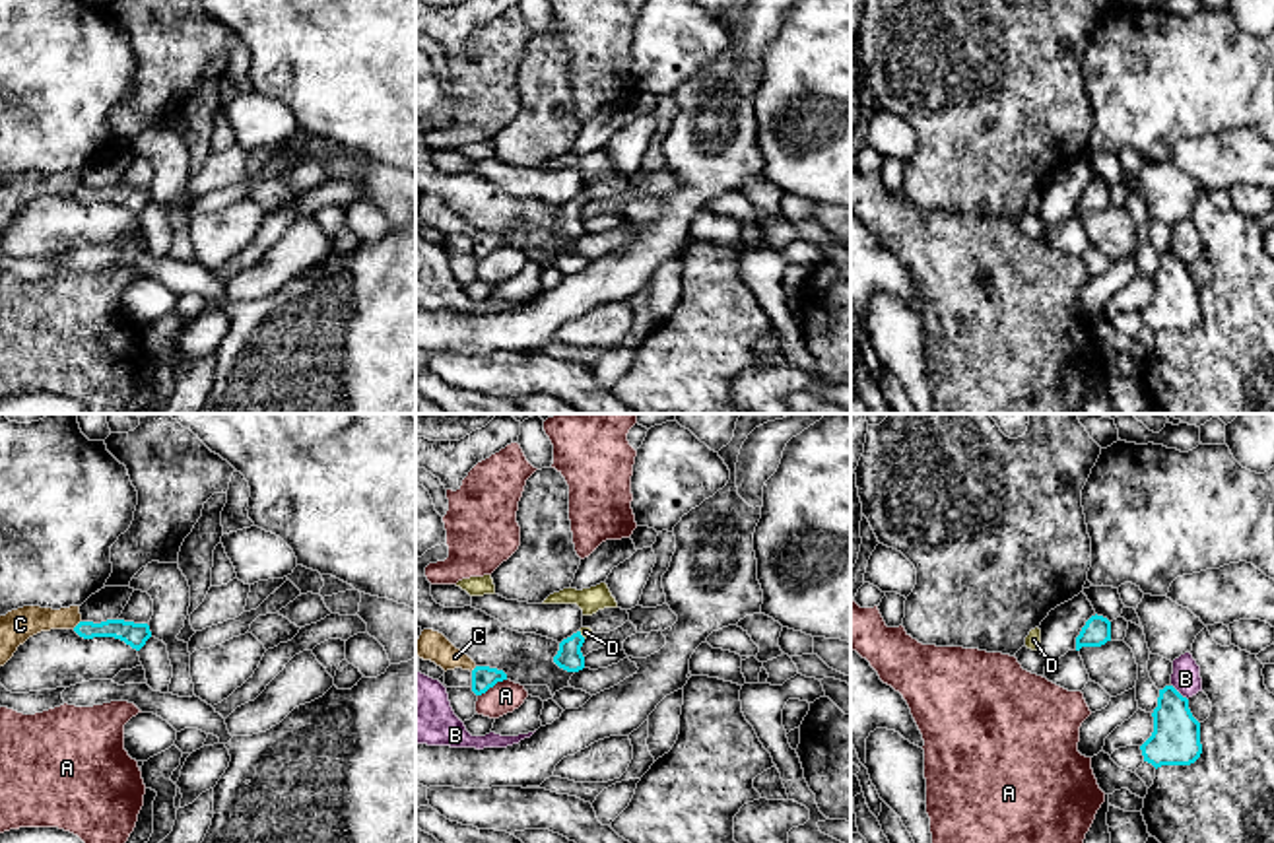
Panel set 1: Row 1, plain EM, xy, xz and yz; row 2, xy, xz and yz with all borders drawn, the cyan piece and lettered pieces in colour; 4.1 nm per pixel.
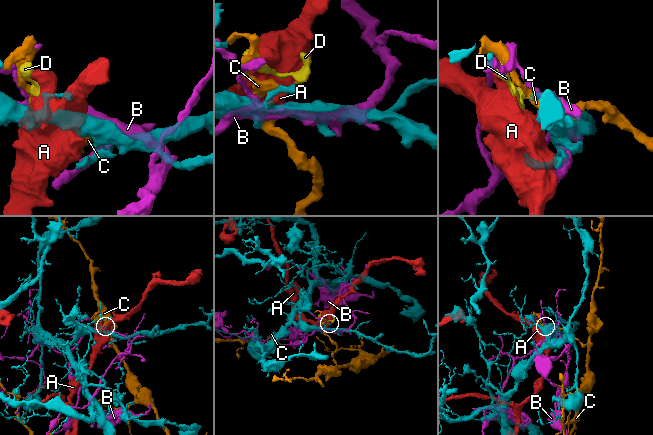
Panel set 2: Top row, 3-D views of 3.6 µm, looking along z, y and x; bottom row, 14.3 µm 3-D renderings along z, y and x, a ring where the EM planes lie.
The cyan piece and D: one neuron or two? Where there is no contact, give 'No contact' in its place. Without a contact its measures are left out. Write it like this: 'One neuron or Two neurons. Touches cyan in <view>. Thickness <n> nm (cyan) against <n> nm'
One neuron. Touches cyan in xz. Thickness 110 nm (cyan) against 50 nm

